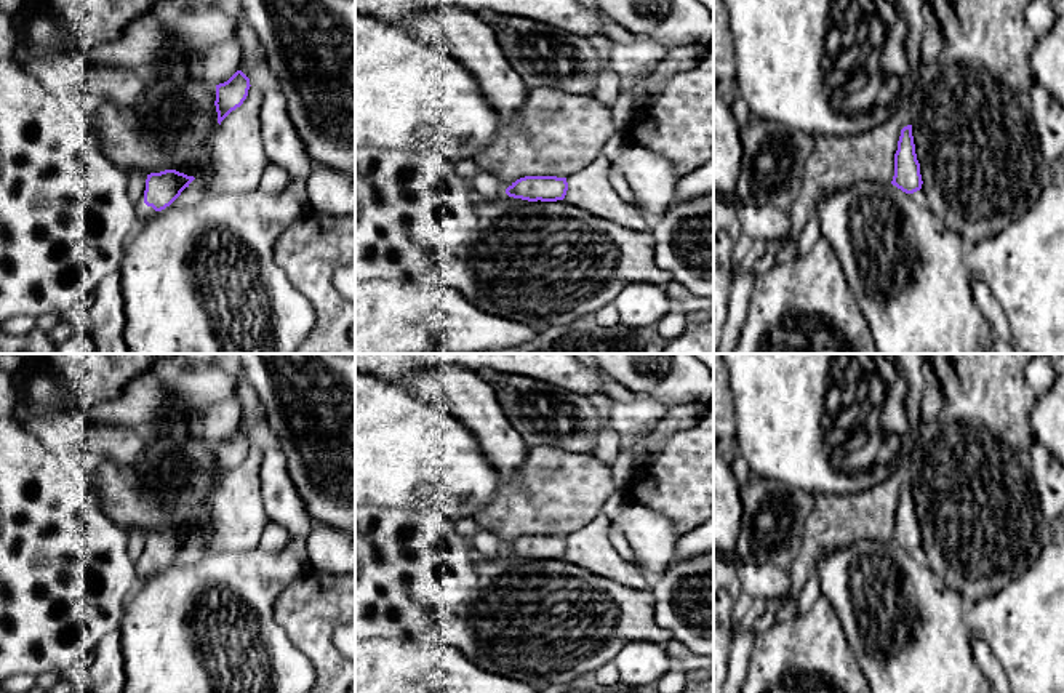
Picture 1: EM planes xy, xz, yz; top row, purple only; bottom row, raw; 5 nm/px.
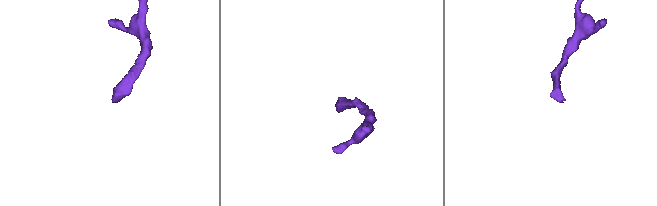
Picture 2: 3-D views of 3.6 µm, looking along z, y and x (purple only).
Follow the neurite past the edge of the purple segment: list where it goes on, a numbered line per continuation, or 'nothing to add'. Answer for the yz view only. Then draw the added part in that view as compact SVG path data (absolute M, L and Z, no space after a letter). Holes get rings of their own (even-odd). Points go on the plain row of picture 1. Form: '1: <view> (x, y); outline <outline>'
1: yz (919, 556); outline M923 547L914 551L914 552L906 552L915 563L922 565L922 567L930 567L928 560L926 560L926 554L923 551ZM904 551L906 552L906 551Z

